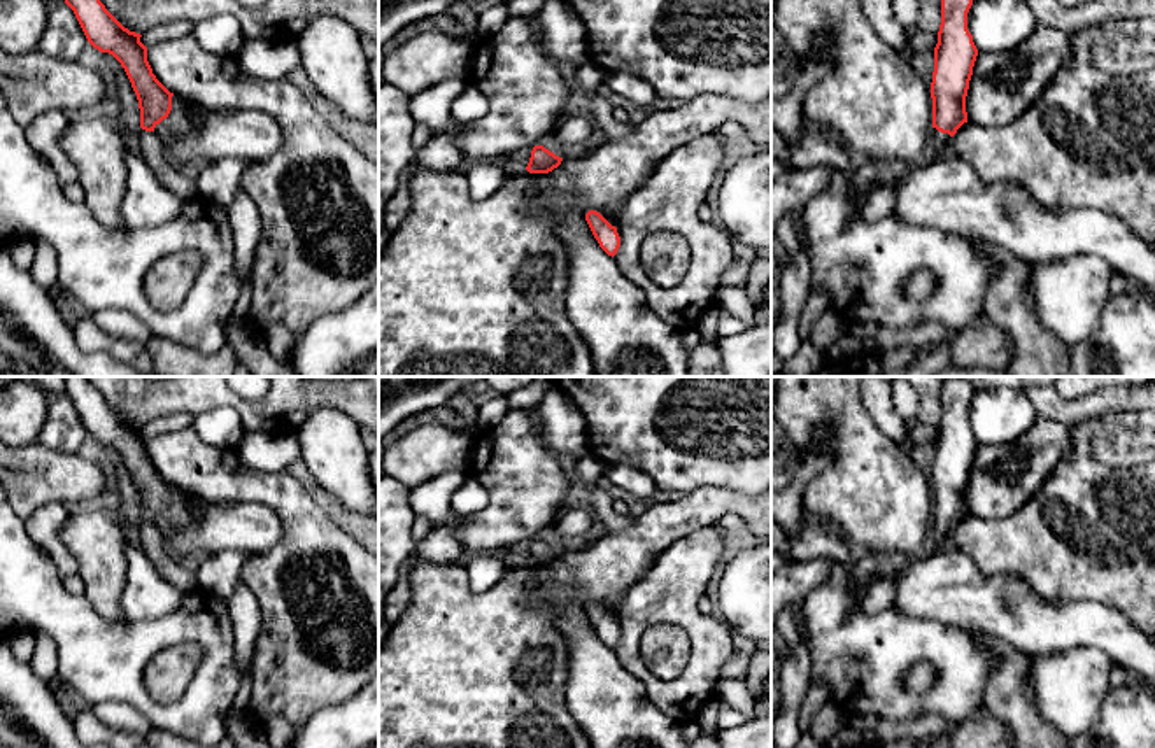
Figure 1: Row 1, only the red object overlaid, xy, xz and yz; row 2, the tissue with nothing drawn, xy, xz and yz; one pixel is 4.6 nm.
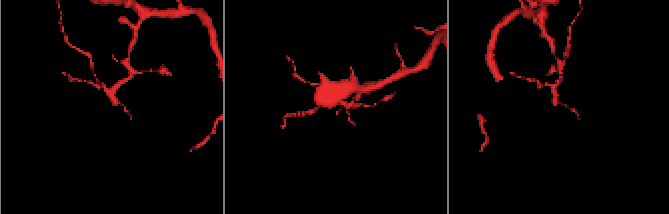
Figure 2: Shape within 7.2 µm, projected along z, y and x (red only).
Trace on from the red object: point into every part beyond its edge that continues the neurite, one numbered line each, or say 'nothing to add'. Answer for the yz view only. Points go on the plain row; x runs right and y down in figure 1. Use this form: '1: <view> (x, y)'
1: yz (940, 535)

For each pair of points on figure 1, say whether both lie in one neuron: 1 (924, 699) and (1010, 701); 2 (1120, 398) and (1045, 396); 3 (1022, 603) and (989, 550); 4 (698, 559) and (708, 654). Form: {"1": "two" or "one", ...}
{"1": "two", "2": "one", "3": "two", "4": "one"}

